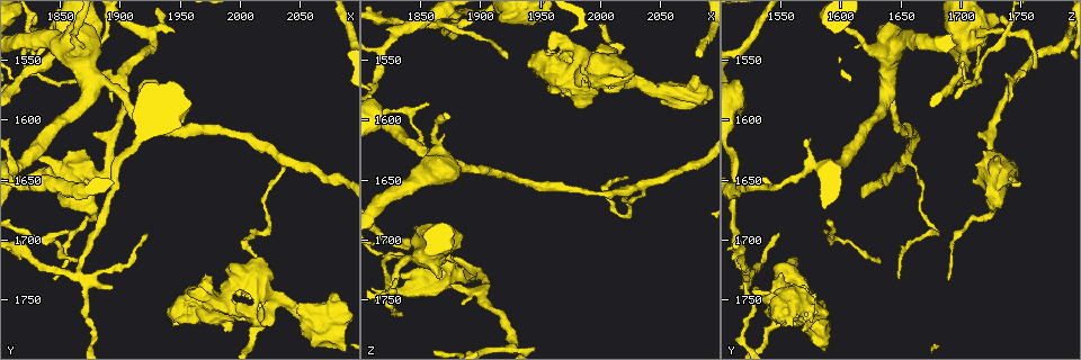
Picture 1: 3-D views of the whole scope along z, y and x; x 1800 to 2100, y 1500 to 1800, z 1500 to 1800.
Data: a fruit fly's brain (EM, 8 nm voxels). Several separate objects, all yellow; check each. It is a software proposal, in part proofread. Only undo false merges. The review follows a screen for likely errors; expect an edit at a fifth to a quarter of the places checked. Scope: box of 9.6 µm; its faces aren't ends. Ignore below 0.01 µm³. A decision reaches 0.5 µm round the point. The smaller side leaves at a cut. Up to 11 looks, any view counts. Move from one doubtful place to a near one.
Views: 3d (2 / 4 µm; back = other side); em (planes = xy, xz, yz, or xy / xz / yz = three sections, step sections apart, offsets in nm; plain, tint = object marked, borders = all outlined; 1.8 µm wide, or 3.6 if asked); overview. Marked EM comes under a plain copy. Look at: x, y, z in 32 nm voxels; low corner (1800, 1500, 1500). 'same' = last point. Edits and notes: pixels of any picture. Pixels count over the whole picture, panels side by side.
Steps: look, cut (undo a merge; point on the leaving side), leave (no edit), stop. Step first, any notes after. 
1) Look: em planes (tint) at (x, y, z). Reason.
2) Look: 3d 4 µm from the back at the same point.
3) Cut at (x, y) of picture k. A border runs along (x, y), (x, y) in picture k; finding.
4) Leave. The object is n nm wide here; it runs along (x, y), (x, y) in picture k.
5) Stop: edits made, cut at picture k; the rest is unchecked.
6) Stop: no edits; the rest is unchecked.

Look: em planes (tint) at (1984, 1744, 1572). Abrupt turn.

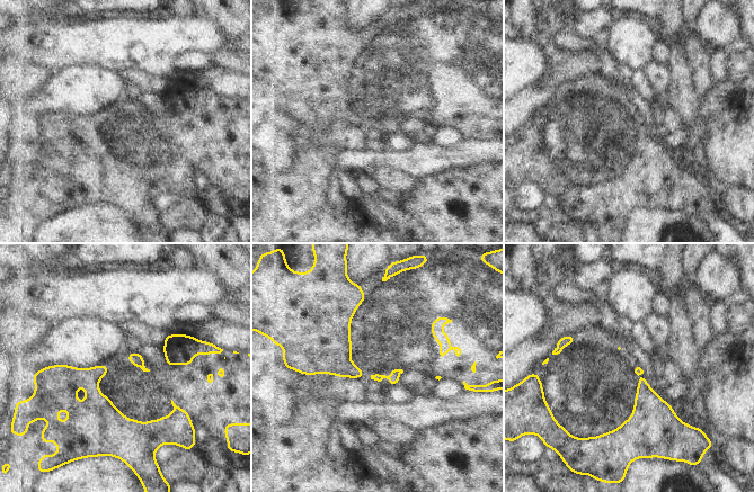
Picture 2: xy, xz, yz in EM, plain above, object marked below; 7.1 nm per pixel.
Leave. The object is 80 nm wide here; one neuron here.

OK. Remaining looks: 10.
Look: em 3.6 µm planes (tint) at (2066, 1766, 1580). Abrupt turn.

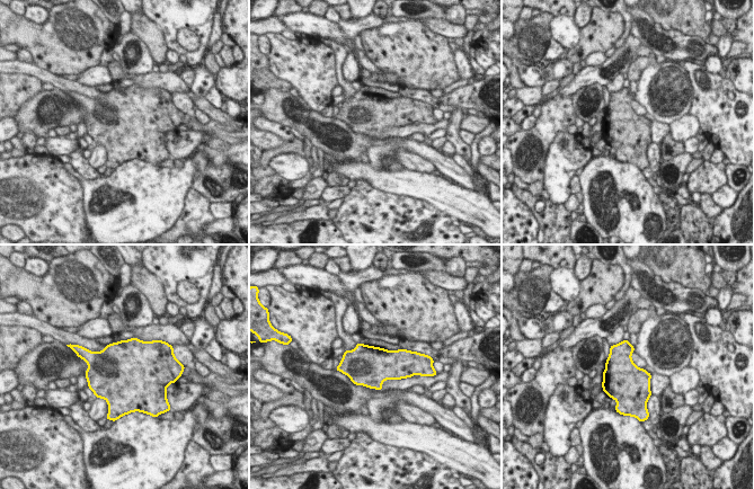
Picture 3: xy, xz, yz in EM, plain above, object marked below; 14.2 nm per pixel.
Leave. One neuron here.

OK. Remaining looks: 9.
Look: em planes (tint) at (1902, 1568, 1742). Arms part here.

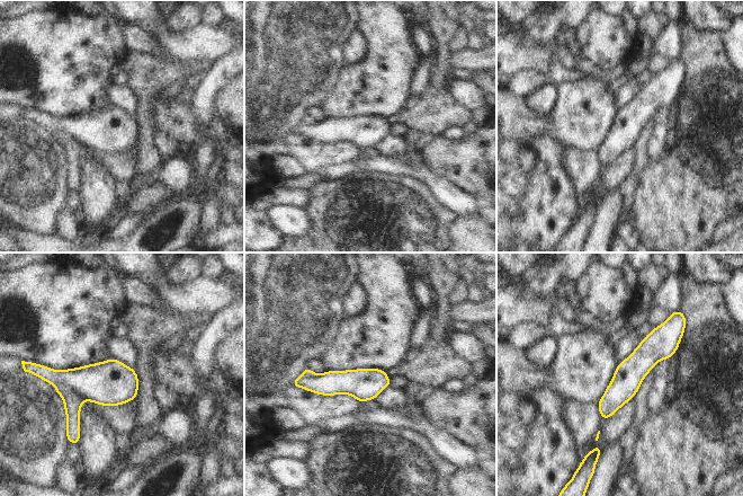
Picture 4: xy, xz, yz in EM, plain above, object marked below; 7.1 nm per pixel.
Leave. It runs along (665, 327), (603, 416) in picture 4; continuous, no second neuron.

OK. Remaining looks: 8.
Look: 3d 4 µm from the back at (1828, 1526, 1732). Four or more arms meet.

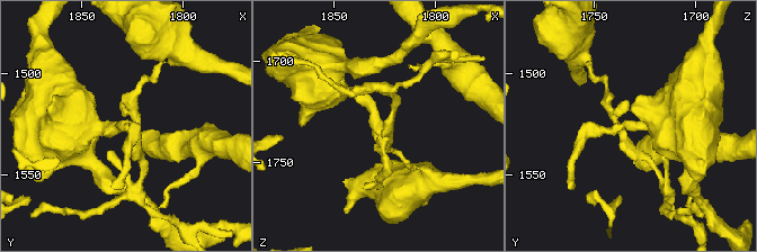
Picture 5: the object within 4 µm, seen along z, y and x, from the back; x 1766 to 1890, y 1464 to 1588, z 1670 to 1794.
Look: em planes (tint) at (1828, 1527, 1731). 4 arms meet here; now the EM.

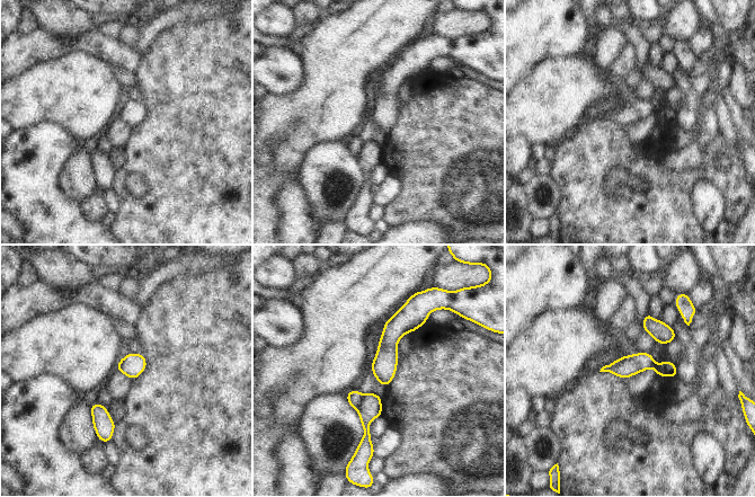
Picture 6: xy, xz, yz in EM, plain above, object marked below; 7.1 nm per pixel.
Cut at (354, 398) of picture 6. A border runs along (363, 396), (357, 409) in picture 6; two neurons meet here.

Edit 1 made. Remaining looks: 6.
Stop: edits made, cut at picture 6; the rest is unchecked.

